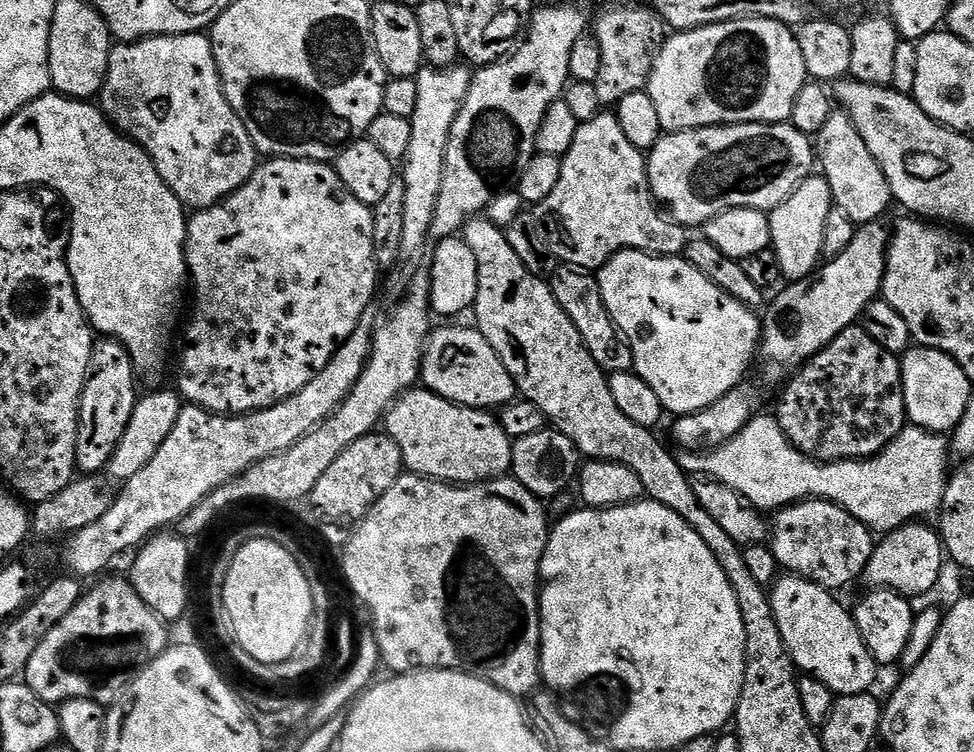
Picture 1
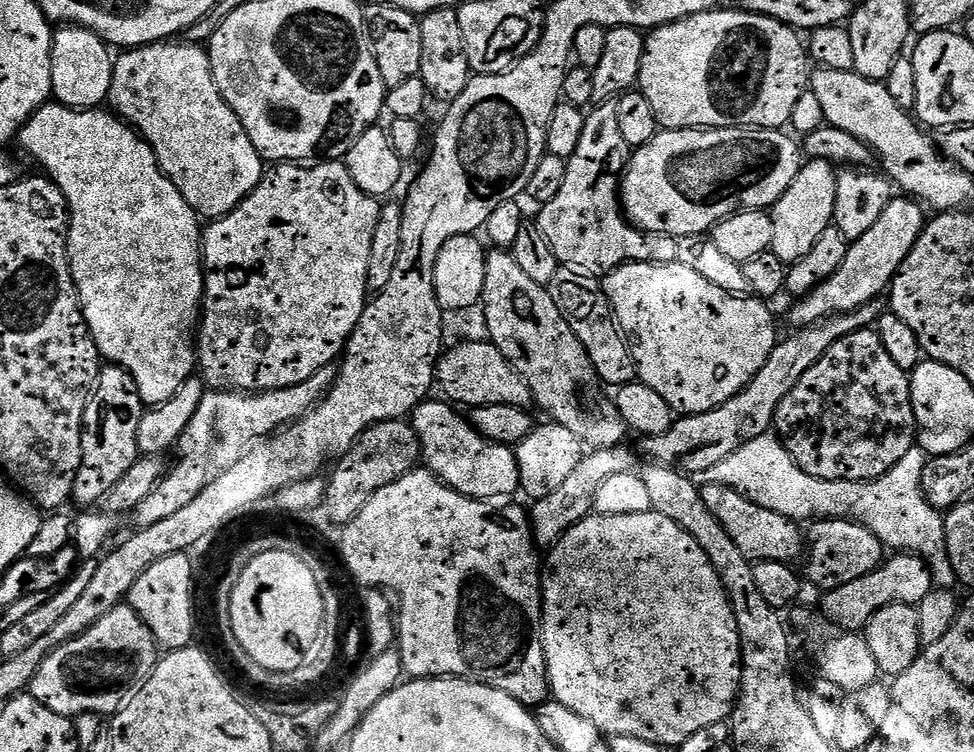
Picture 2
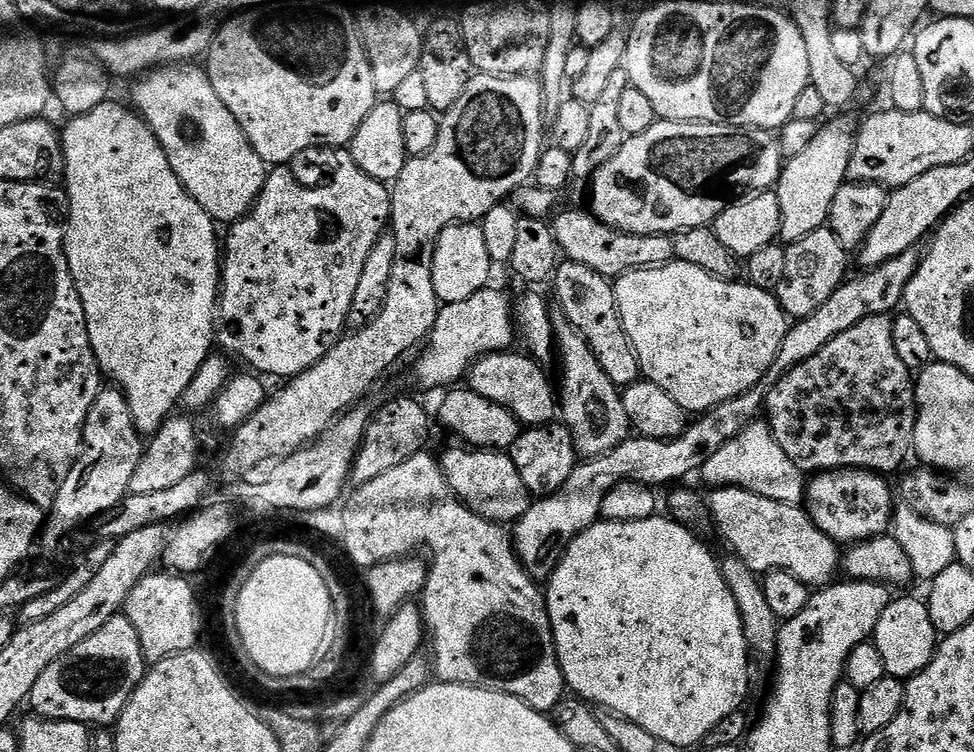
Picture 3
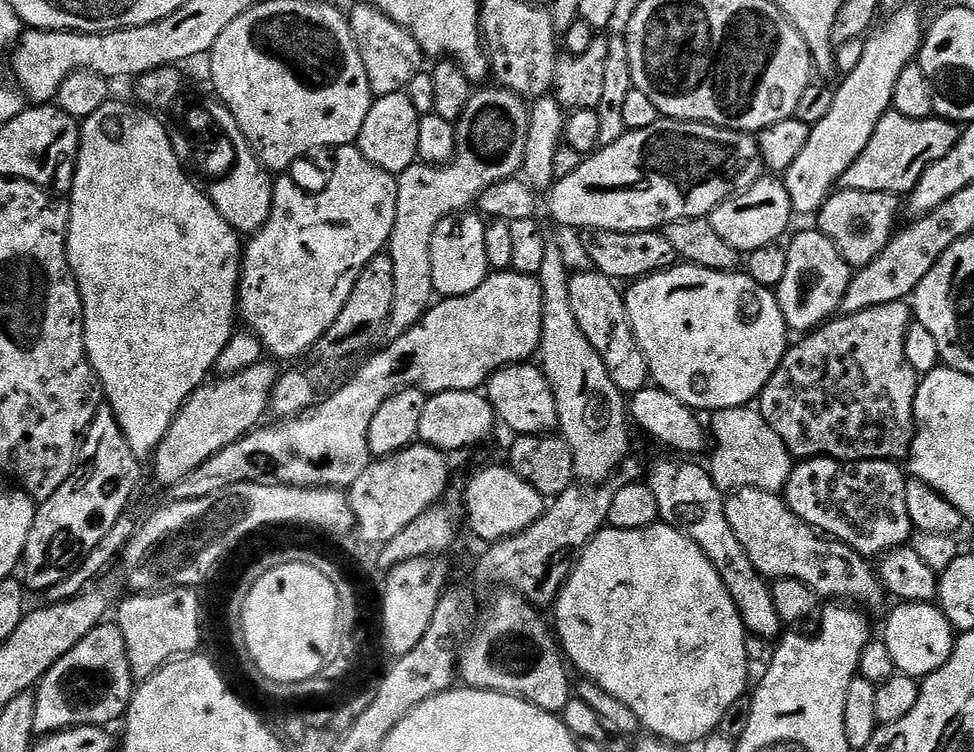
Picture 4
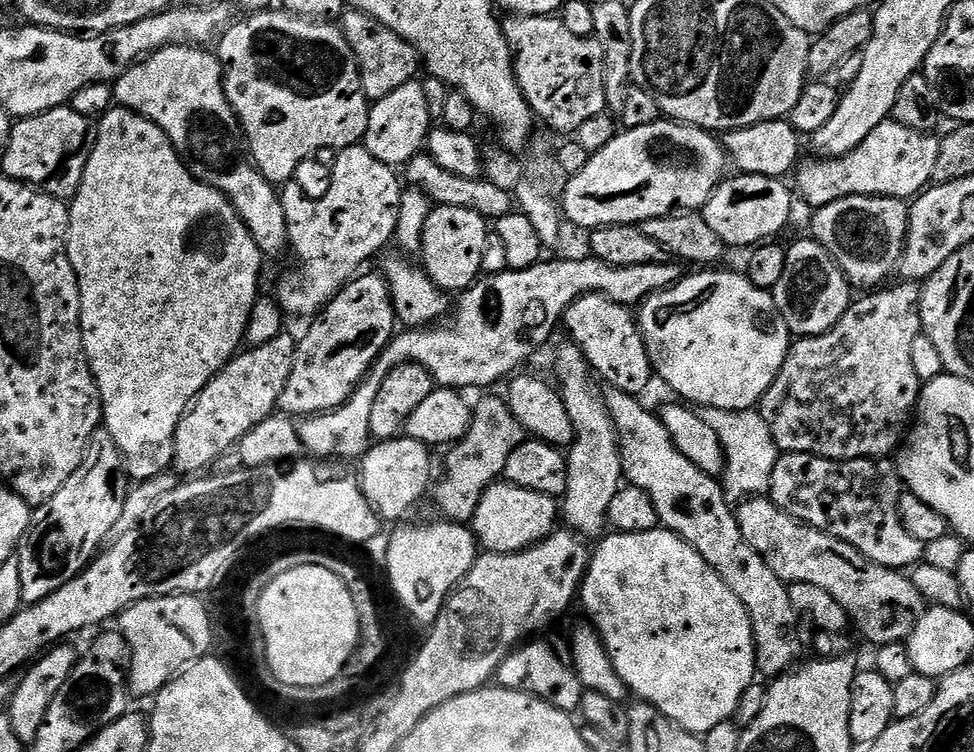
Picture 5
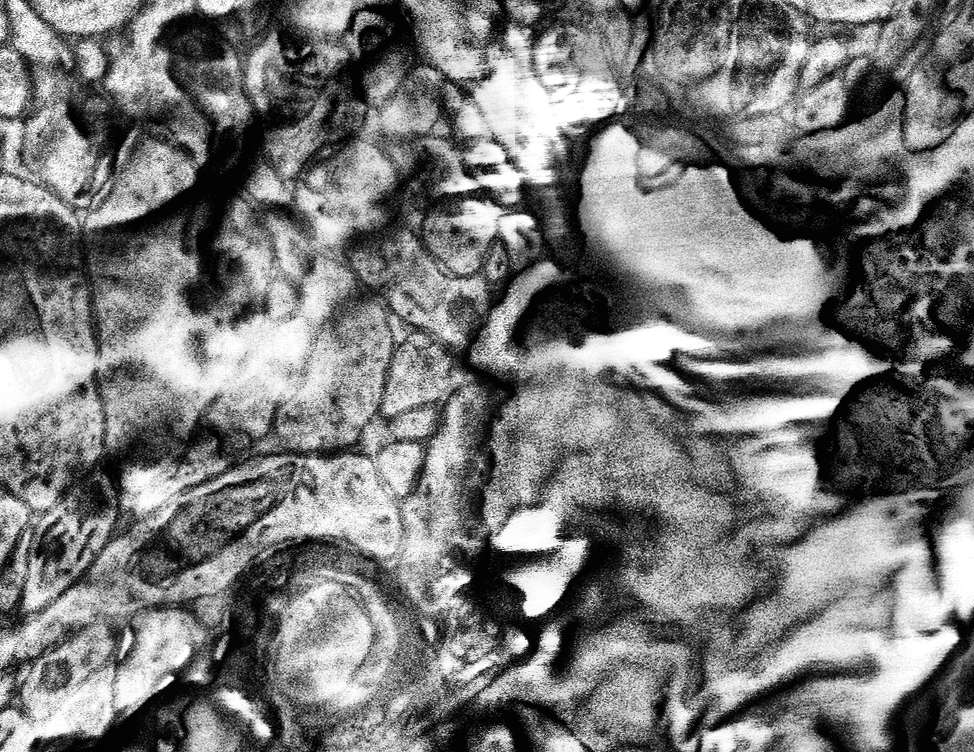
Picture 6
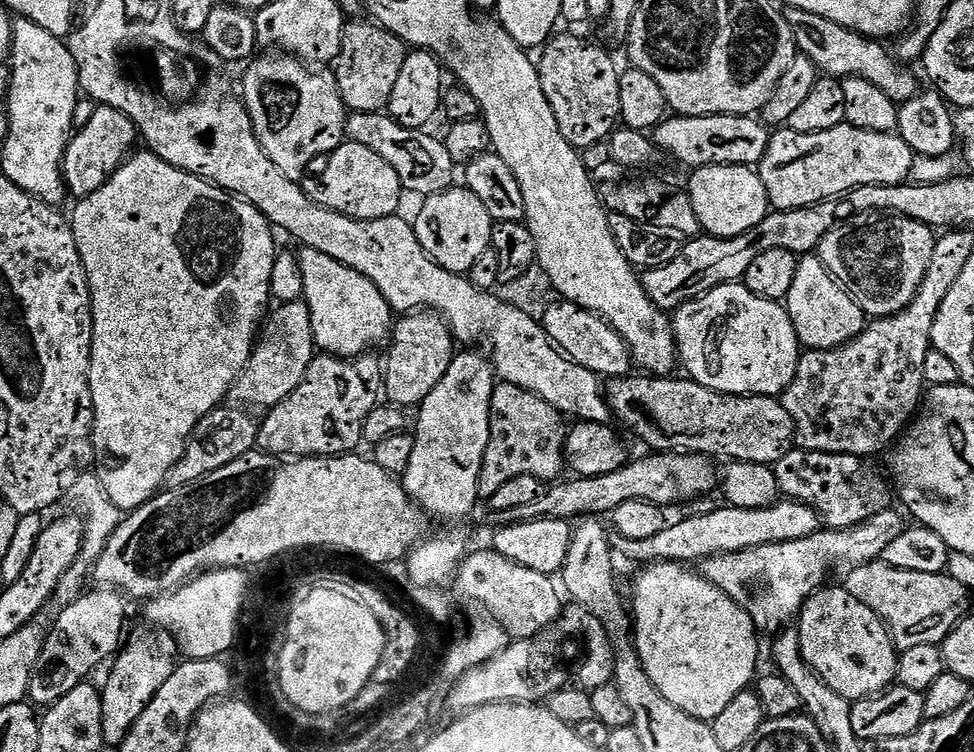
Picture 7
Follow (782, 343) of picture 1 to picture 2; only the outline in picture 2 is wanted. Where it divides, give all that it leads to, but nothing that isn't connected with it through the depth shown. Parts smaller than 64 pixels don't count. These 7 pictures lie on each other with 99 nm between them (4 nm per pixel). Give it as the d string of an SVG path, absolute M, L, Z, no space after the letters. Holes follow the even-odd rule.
M894 198L882 210L882 218L862 234L862 238L851 241L842 266L821 281L812 292L795 301L796 305L788 312L788 320L796 328L804 328L816 320L835 314L847 314L877 299L880 291L887 289L896 276L896 271L906 262L914 242L922 234L926 223L926 208L915 198Z

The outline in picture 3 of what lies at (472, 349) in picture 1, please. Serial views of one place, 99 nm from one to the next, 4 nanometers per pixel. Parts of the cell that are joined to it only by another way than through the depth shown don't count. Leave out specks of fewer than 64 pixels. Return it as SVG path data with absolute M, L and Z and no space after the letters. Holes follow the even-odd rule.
M516 351L489 352L487 356L480 357L471 365L466 377L467 387L491 402L508 408L521 425L553 423L558 416L558 392L553 381L552 384L548 381L547 374L540 369L543 367L531 355Z

